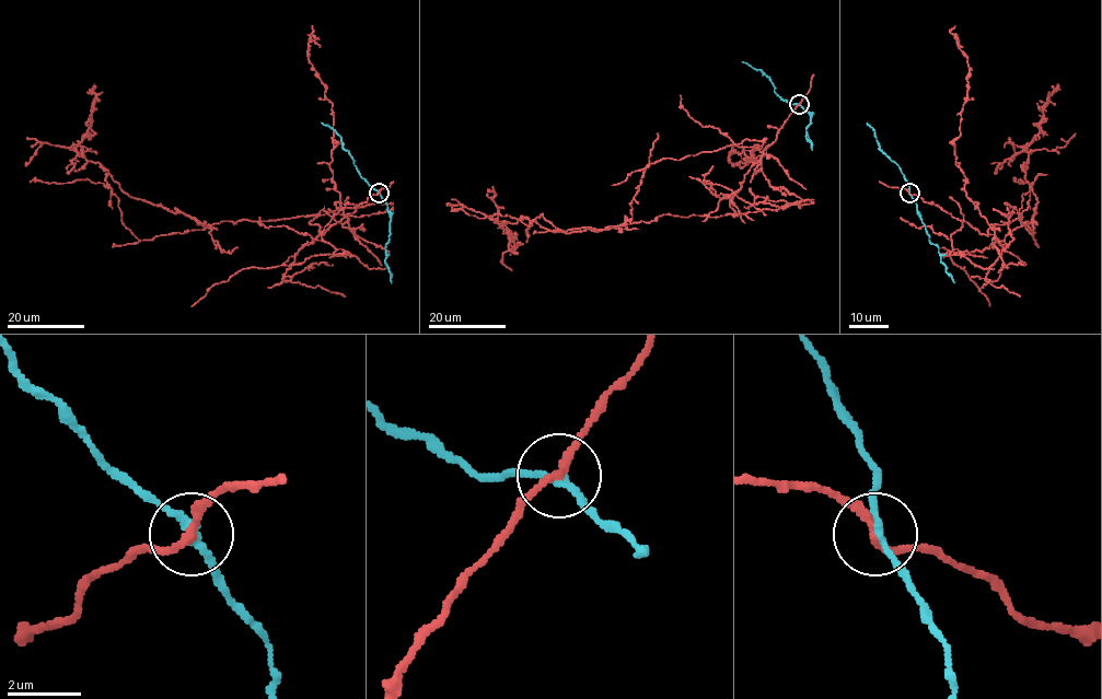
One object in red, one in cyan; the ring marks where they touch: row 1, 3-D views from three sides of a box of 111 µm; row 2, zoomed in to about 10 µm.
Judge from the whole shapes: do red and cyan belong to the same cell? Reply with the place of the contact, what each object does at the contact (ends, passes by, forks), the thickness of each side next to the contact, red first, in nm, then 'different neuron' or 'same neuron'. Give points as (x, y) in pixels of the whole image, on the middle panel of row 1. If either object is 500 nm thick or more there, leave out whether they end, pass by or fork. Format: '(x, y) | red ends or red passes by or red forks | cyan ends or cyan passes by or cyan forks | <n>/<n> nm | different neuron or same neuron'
(799, 104) | red passes by | cyan passes by | 200/190 nm | different neuron

